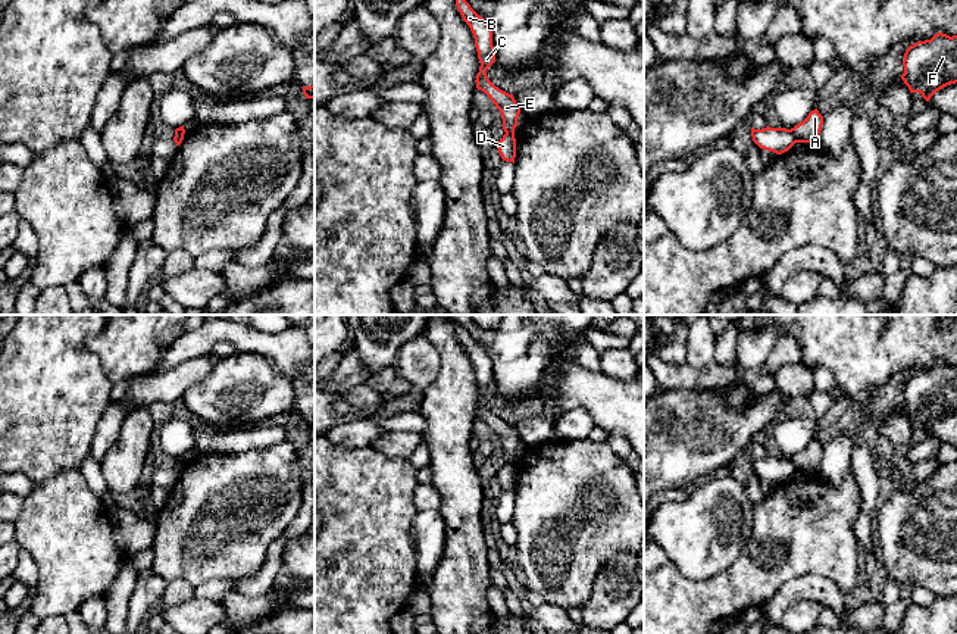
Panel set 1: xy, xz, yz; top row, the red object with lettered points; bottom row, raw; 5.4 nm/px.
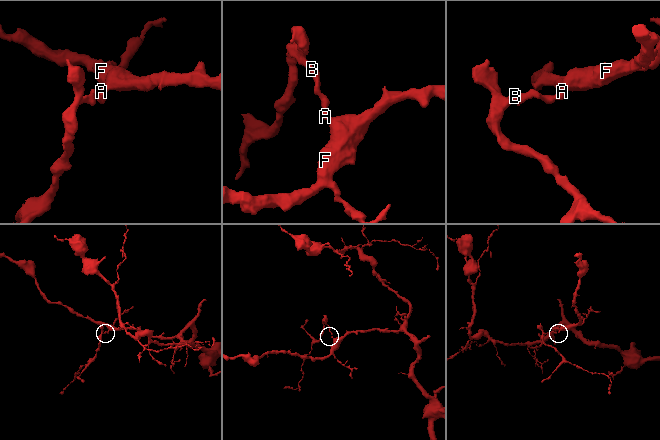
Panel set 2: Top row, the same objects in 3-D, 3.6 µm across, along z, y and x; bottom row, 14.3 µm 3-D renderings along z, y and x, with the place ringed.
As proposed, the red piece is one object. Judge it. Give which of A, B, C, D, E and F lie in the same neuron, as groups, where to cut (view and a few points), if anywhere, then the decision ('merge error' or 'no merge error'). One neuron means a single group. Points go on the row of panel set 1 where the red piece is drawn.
A D F / B C E; cut in yz along (790, 130), (797, 141); merge error

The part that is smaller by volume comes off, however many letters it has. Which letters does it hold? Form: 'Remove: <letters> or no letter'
Remove: B, C, E

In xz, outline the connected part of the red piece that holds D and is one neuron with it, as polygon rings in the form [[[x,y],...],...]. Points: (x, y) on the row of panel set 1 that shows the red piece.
[[[504,134],[497,144],[498,153],[503,160],[513,162],[516,157],[516,138],[515,134]]]

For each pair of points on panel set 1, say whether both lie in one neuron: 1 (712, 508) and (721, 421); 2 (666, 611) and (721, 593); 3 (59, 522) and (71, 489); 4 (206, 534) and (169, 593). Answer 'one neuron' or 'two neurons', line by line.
1: two neurons
2: one neuron
3: one neuron
4: two neurons

